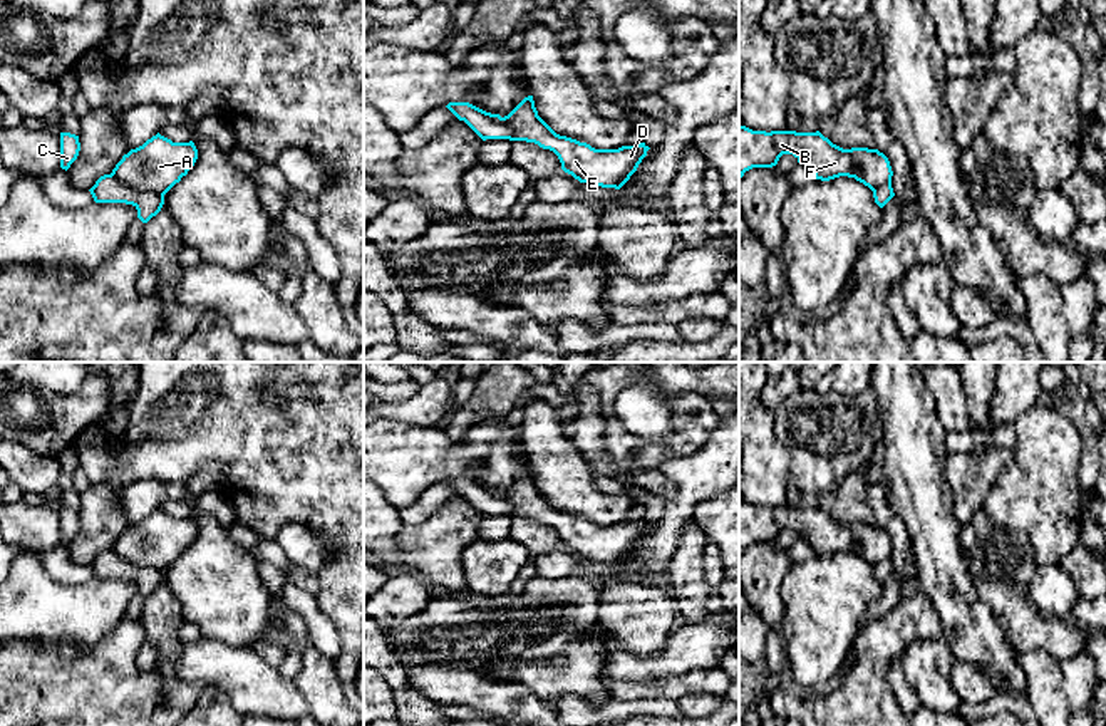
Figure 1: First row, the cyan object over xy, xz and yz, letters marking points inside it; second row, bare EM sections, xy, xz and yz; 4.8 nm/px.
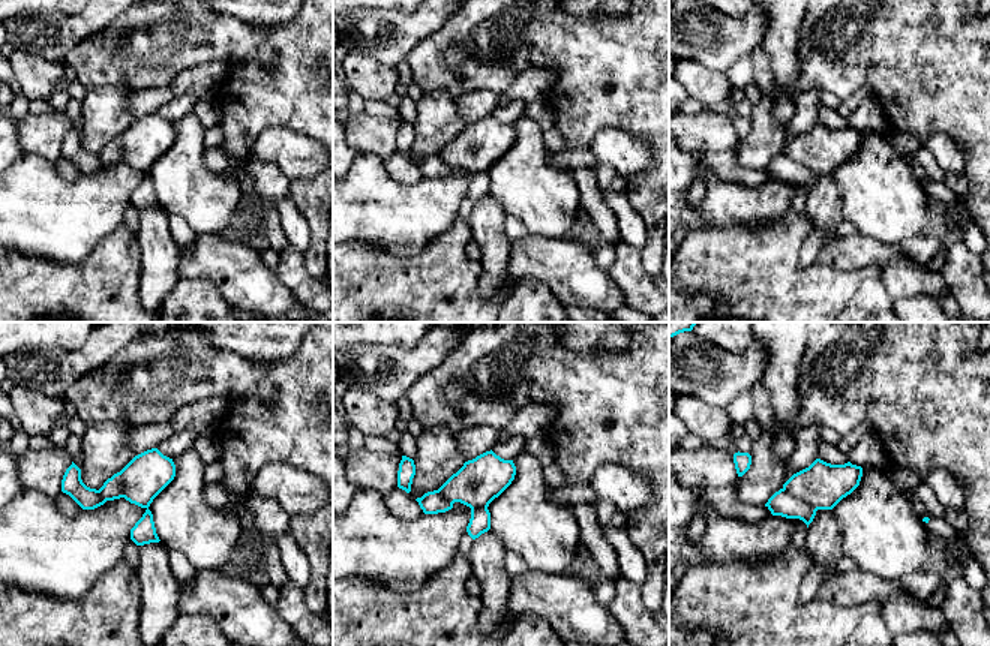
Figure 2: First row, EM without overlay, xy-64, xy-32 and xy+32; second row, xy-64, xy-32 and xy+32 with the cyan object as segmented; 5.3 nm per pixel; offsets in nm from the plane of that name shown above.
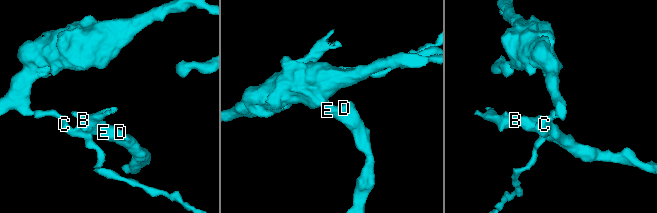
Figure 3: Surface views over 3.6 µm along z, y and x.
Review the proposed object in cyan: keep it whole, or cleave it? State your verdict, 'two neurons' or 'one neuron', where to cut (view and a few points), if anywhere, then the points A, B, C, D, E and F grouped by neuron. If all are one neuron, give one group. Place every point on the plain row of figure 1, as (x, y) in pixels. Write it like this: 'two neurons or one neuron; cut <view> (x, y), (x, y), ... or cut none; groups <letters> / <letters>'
two neurons; cut xy (111, 549), (139, 565), (155, 567), (163, 572); groups A B D E F / C

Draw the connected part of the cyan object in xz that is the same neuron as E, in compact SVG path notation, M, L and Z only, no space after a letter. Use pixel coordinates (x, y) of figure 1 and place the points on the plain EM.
M533 471L525 473L508 491L488 488L513 505L511 516L535 518L553 526L561 545L580 558L620 565L650 525L645 518L618 525L595 525L587 518L556 510L540 491Z

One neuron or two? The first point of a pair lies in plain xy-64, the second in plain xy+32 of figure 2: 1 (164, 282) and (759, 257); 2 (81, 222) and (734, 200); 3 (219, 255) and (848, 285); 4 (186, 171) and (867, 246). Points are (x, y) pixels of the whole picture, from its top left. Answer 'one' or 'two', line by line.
1: two
2: one
3: two
4: two

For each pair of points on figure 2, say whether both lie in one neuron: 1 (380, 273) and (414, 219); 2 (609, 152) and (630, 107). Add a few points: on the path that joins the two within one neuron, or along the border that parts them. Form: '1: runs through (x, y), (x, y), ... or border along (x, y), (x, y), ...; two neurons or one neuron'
1: border along (357, 243), (407, 257), (416, 257), (426, 248); two neurons
2: border along (588, 144), (600, 129), (620, 128), (650, 147); two neurons

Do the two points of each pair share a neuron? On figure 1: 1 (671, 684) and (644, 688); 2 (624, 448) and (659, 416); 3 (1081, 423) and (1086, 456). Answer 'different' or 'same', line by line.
1: same
2: different
3: same

